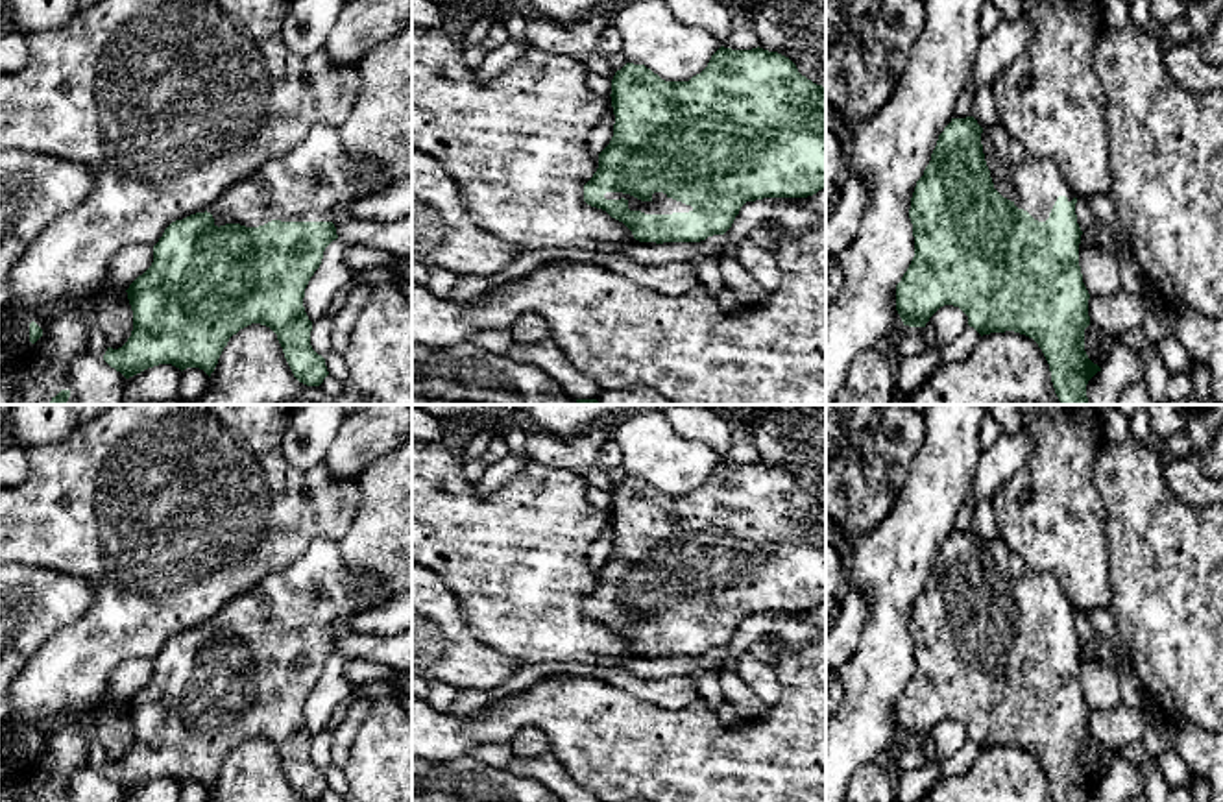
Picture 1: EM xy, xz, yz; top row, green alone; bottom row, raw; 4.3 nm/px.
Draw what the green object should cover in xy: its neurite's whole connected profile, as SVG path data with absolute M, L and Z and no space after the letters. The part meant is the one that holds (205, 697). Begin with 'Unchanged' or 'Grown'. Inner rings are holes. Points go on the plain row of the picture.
Grown. M314 540L297 562L231 599L216 617L164 643L153 660L151 680L126 704L133 724L131 750L118 763L107 761L103 774L126 793L159 778L181 785L200 782L211 791L229 752L260 737L277 748L294 791L320 800L329 785L310 759L305 702L325 662L338 652L333 634L351 626L366 602L375 608L390 597L379 578L362 577L342 560L338 541Z

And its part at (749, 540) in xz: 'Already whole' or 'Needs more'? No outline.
Needs more

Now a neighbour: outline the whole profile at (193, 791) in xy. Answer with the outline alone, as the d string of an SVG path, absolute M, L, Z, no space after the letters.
M187 782L181 785L179 802L207 802L209 789L200 782Z

